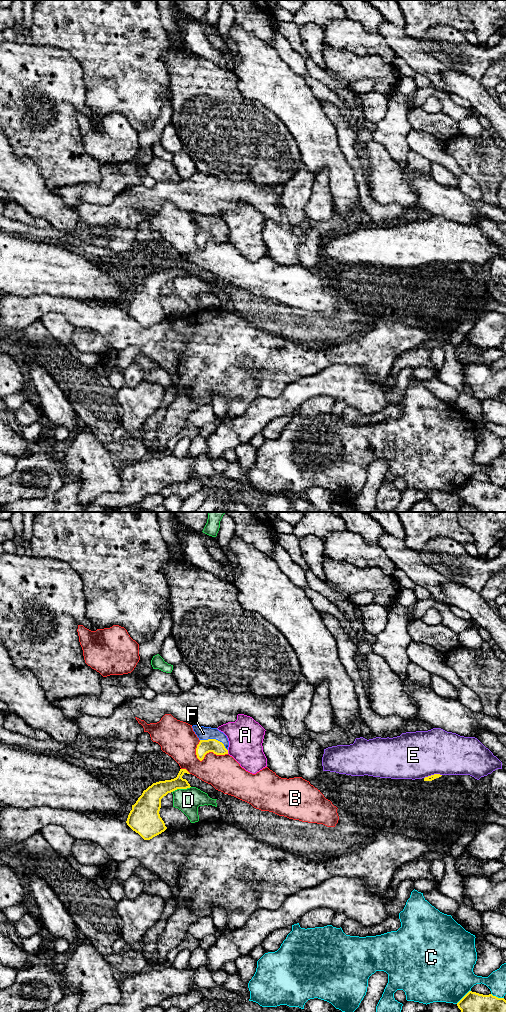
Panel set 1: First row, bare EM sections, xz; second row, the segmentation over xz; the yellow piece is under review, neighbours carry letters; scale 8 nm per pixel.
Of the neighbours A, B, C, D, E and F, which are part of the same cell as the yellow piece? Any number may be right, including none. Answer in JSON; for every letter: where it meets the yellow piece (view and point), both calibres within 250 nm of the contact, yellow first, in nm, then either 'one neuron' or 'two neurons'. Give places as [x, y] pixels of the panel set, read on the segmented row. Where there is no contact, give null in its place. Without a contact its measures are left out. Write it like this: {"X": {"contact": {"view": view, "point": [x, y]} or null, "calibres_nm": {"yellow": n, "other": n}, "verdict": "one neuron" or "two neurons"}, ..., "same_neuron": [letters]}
{"A": {"contact": {"view": "xz", "point": [227, 752]}, "calibres_nm": {"yellow": 110, "other": 280}, "verdict": "two neurons"}, "B": {"contact": {"view": "xz", "point": [207, 752]}, "calibres_nm": {"yellow": 110, "other": 280}, "verdict": "two neurons"}, "C": {"contact": {"view": "xz", "point": [464, 996]}, "calibres_nm": {"yellow": 160, "other": 460}, "verdict": "two neurons"}, "D": {"contact": {"view": "xz", "point": [181, 788]}, "calibres_nm": {"yellow": 150, "other": 190}, "verdict": "two neurons"}, "E": {"contact": {"view": "xz", "point": [432, 775]}, "calibres_nm": {"yellow": 50, "other": 380}, "verdict": "two neurons"}, "F": {"contact": {"view": "xz", "point": [215, 739]}, "calibres_nm": {"yellow": 110, "other": 110}, "verdict": "one neuron"}, "same_neuron": ["F"]}

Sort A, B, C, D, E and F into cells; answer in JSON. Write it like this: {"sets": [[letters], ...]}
{"sets": [["A"], ["B"], ["C"], ["D"], ["E"], ["F"]]}

